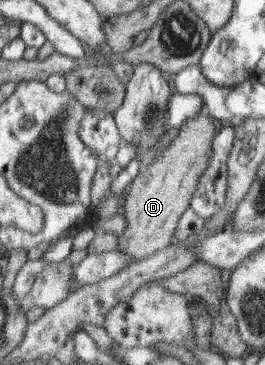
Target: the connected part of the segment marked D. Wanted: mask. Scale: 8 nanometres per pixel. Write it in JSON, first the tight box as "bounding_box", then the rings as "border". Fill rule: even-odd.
{"bounding_box":[117,111,215,261],"border":[[[199,111],[195,118],[185,122],[180,128],[179,137],[175,138],[163,150],[163,154],[153,164],[149,164],[149,166],[141,170],[140,174],[132,180],[132,185],[123,196],[124,204],[121,207],[120,215],[124,216],[128,223],[125,232],[118,237],[117,249],[130,254],[129,258],[131,260],[140,261],[145,257],[150,257],[153,253],[174,242],[180,218],[185,210],[191,206],[192,196],[196,193],[196,187],[198,186],[197,183],[201,181],[201,177],[209,167],[213,138],[215,138],[215,124],[211,120],[211,115]]]}

